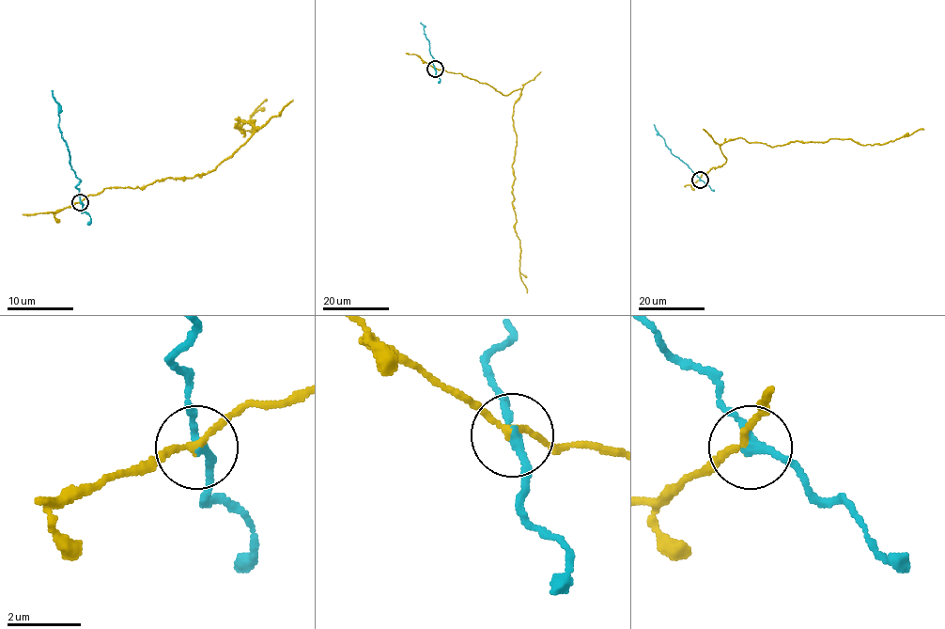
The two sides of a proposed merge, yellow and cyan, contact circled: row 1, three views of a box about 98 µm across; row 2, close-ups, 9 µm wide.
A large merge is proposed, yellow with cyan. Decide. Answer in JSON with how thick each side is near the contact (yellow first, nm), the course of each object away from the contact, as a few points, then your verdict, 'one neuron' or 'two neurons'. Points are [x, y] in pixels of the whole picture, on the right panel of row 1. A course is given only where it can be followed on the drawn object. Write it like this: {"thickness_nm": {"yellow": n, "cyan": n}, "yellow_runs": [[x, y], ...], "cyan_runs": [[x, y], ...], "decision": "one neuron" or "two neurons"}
{"thickness_nm": {"yellow": 170, "cyan": 220}, "yellow_runs": [[700, 180], [703, 173], [725, 163], [721, 145], [736, 138], [772, 147], [830, 138], [871, 145], [923, 129]], "cyan_runs": [[700, 180], [671, 152], [654, 124]], "decision": "two neurons"}

